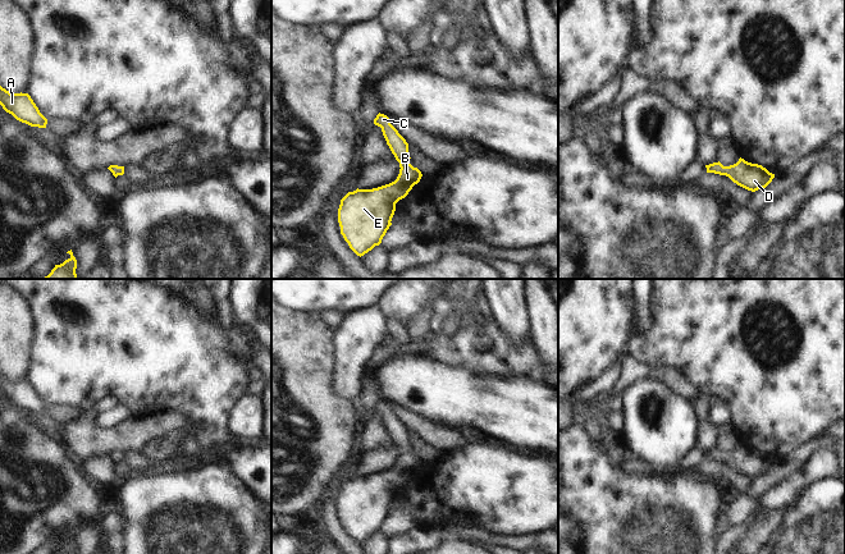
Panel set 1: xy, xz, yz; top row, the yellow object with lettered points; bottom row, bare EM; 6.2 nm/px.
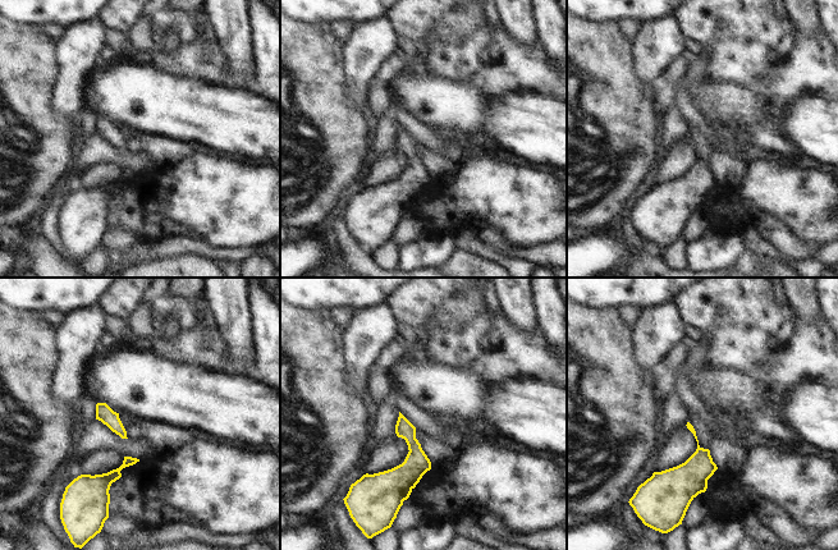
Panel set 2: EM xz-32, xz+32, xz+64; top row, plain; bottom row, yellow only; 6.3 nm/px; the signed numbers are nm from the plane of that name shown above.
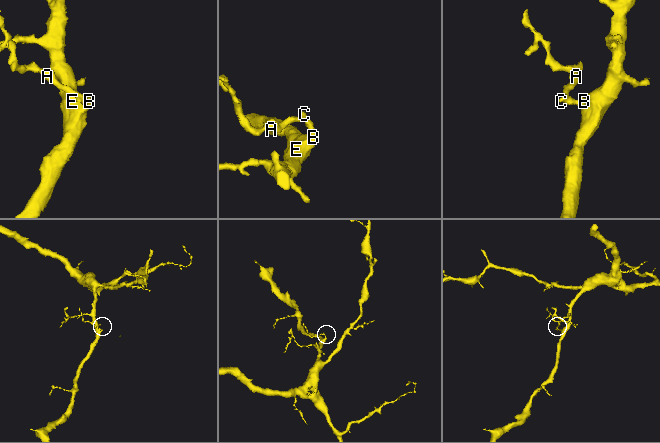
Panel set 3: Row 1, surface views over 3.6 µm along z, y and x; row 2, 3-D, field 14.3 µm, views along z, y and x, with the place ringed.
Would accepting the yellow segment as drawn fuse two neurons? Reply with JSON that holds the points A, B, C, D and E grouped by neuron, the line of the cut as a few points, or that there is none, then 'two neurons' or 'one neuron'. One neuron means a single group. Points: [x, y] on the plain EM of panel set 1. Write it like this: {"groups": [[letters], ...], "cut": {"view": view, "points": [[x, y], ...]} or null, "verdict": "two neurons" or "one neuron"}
{"groups": [["A", "B", "C", "D", "E"]], "cut": null, "verdict": "one neuron"}

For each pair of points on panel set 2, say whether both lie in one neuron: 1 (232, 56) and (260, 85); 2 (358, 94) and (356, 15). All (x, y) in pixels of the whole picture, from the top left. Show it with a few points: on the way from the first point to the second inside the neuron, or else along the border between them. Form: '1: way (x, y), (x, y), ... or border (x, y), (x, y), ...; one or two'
1: border (251, 49), (253, 59), (252, 86); two
2: border (385, 15), (355, 24); two

